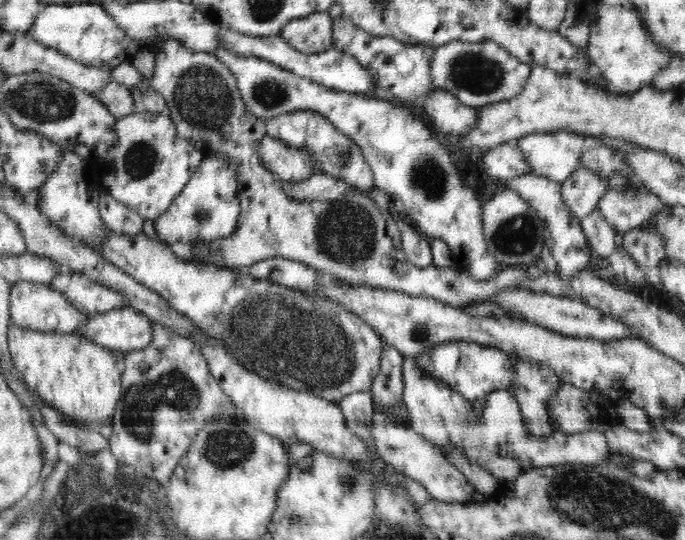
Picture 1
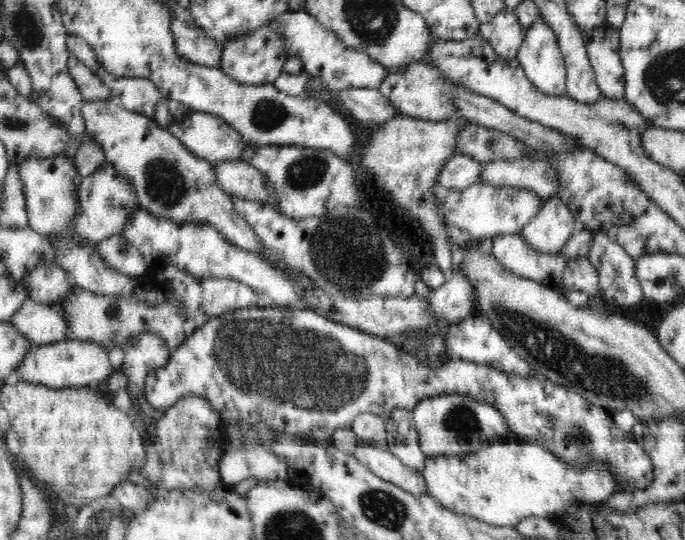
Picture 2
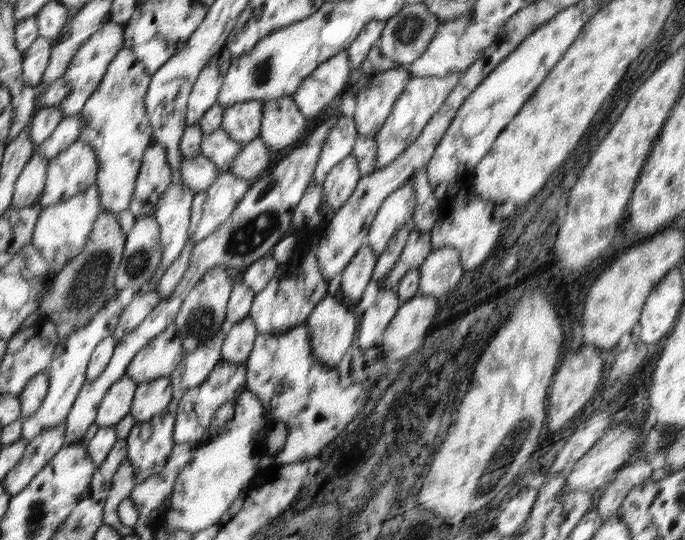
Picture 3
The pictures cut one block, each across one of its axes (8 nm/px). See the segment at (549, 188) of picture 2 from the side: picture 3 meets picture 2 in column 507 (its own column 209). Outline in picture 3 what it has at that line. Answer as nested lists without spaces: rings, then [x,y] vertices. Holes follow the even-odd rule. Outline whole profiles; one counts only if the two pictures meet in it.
[[[204,155],[182,157],[179,167],[180,174],[182,174],[182,183],[190,188],[194,194],[206,190],[222,172]]]

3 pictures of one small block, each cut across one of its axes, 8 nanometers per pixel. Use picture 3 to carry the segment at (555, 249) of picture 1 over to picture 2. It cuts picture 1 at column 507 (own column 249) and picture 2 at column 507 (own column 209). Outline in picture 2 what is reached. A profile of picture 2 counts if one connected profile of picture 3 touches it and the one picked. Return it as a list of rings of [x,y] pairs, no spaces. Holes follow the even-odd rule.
[[[485,182],[474,183],[463,189],[451,189],[443,198],[437,197],[437,210],[444,226],[454,226],[478,240],[518,234],[540,212],[541,206],[542,198],[531,190],[492,186]]]

